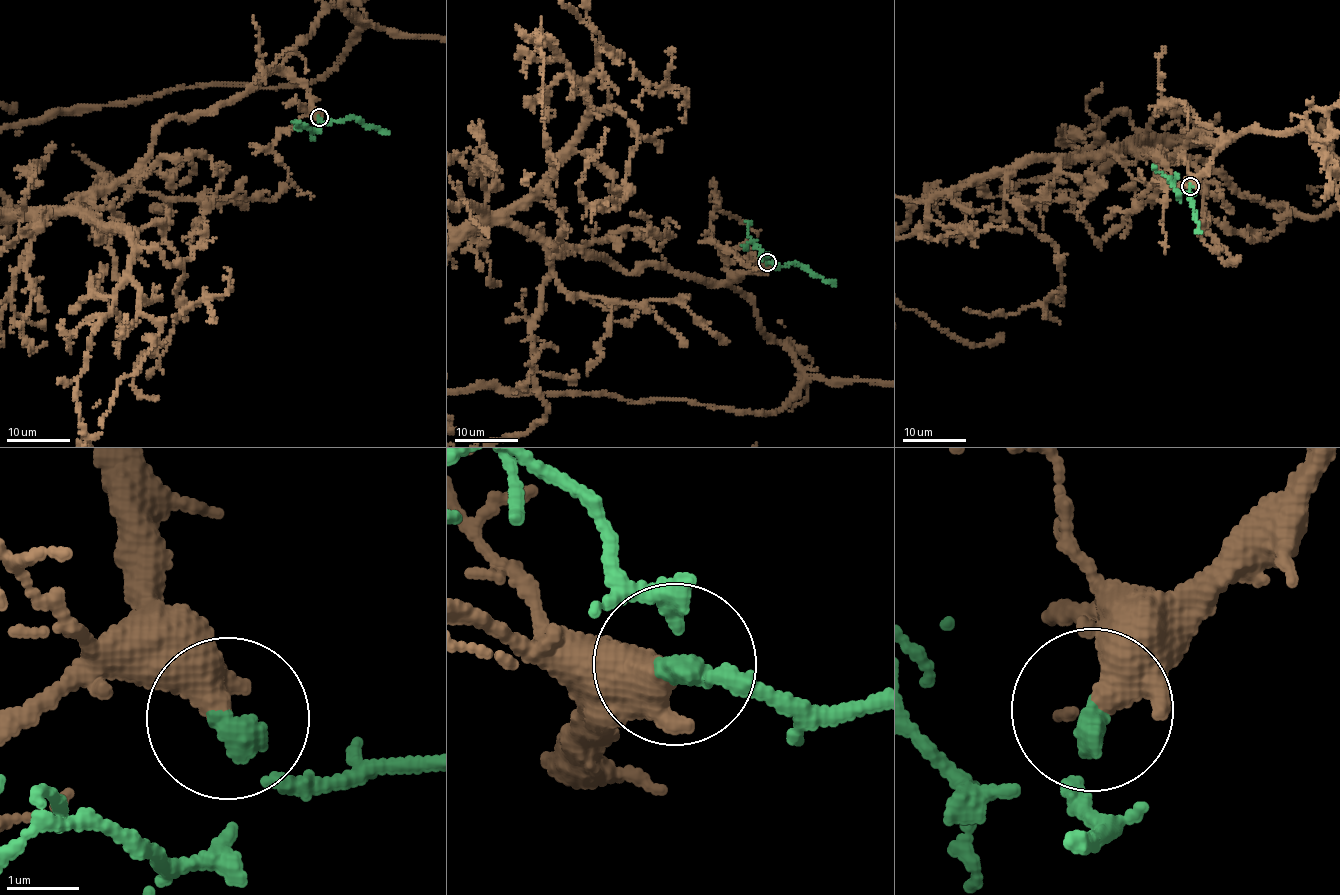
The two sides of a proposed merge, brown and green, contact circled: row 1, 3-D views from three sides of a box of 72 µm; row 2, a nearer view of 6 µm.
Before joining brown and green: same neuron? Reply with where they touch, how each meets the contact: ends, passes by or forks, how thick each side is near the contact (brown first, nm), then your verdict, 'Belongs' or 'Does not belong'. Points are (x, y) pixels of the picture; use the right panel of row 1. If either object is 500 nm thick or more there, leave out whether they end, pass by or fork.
Place: (1190, 186). Thickness 500 nm (brown) against 320 nm. Belongs

